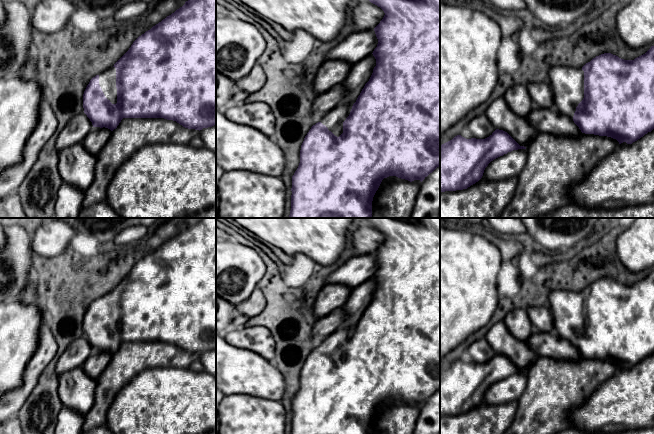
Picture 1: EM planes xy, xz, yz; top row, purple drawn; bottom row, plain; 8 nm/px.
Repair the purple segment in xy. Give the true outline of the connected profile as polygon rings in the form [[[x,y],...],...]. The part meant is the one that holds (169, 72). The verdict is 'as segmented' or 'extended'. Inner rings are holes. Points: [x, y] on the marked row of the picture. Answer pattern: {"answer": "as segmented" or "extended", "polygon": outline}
{"answer": "extended", "polygon": [[[188,0],[174,13],[139,36],[113,67],[90,80],[83,94],[83,108],[93,127],[105,127],[111,131],[117,128],[123,118],[164,118],[199,131],[216,125],[216,0]]]}

